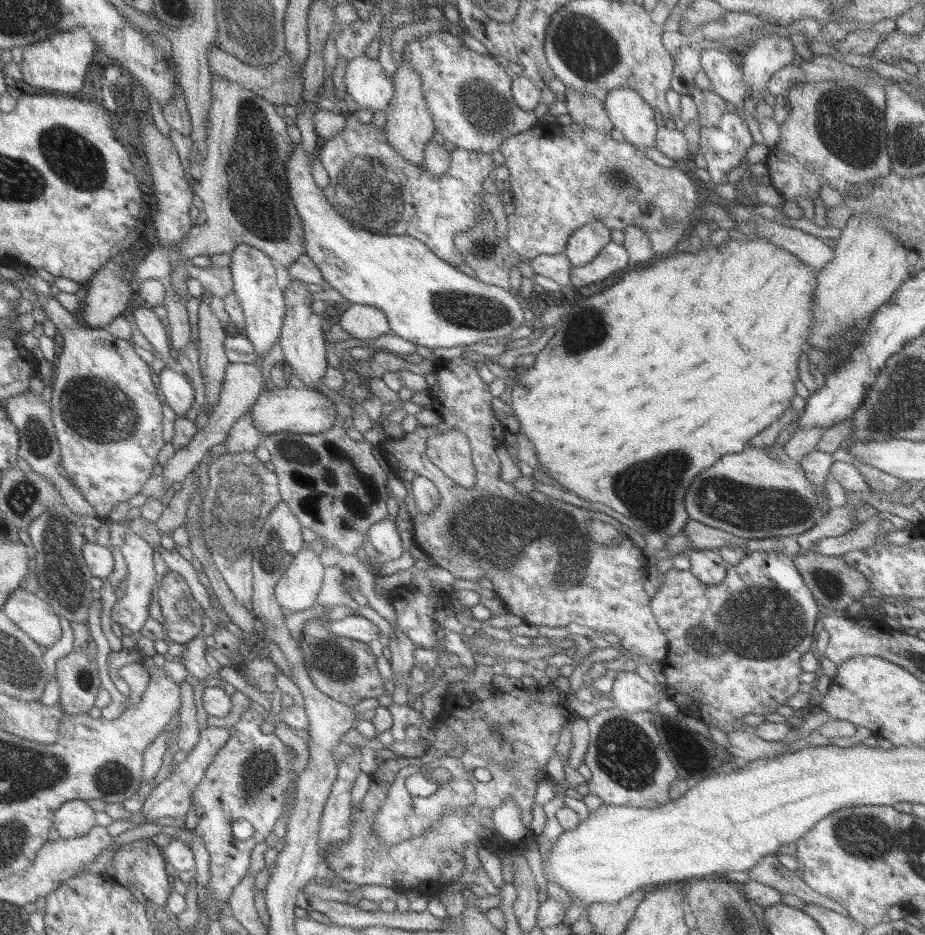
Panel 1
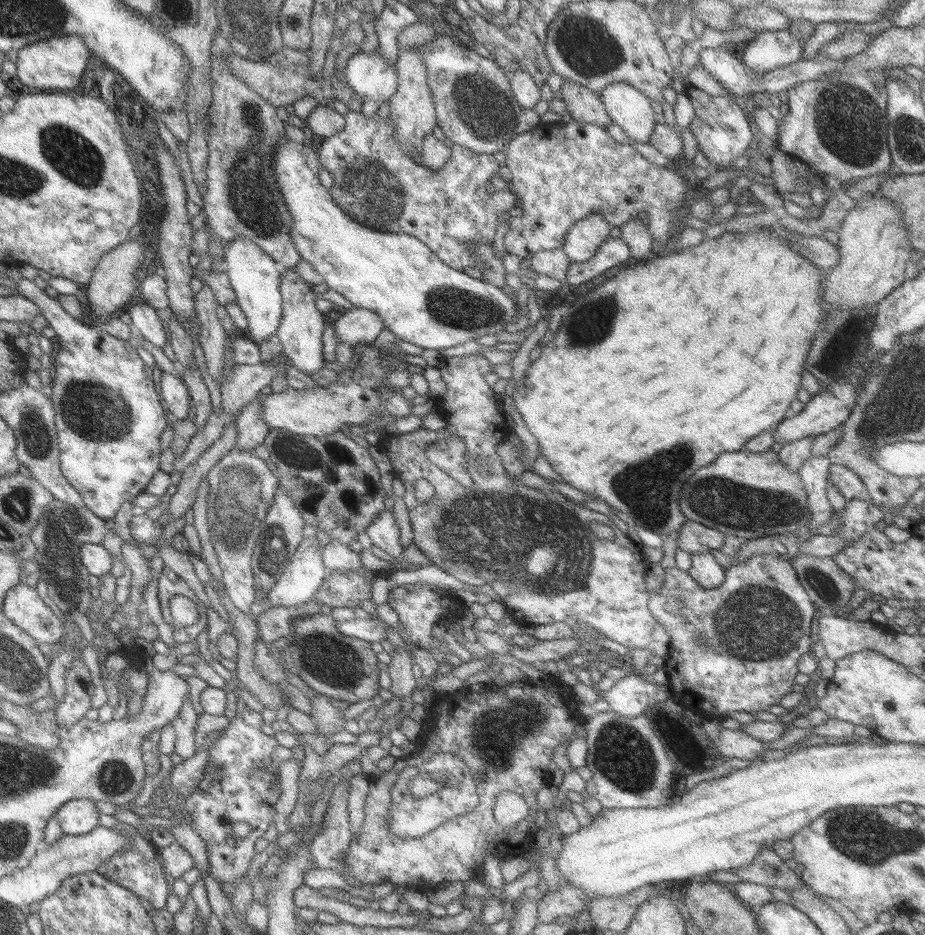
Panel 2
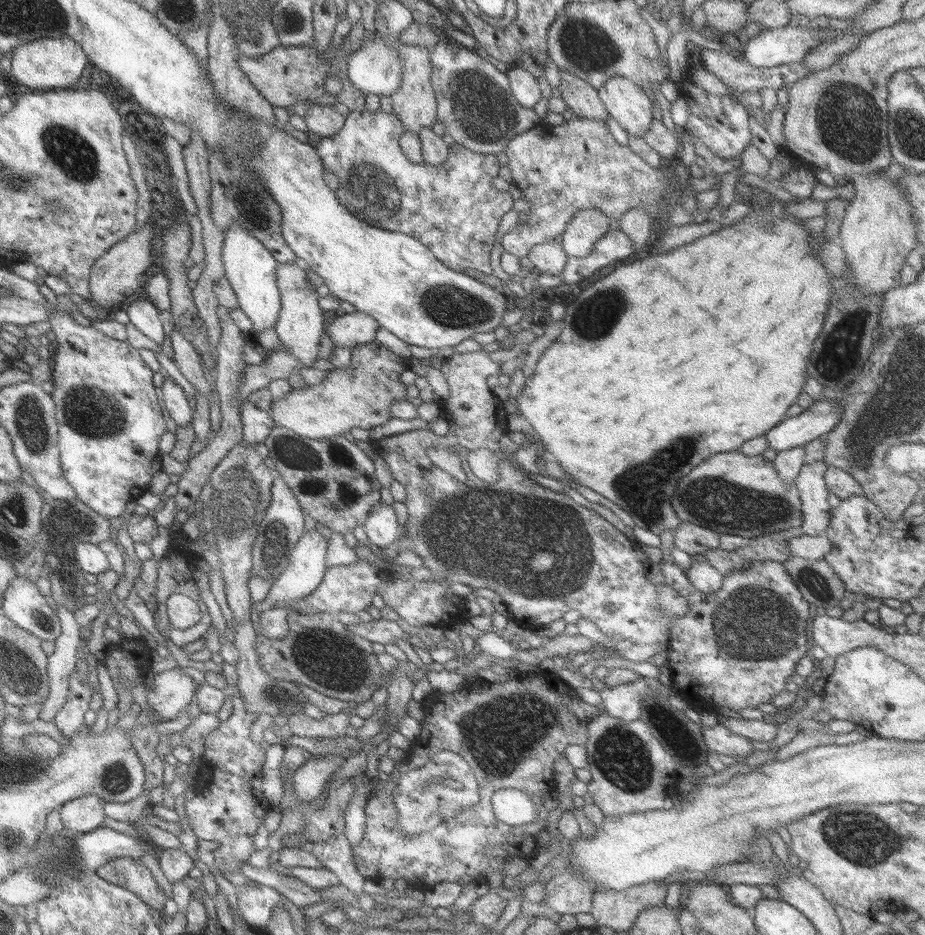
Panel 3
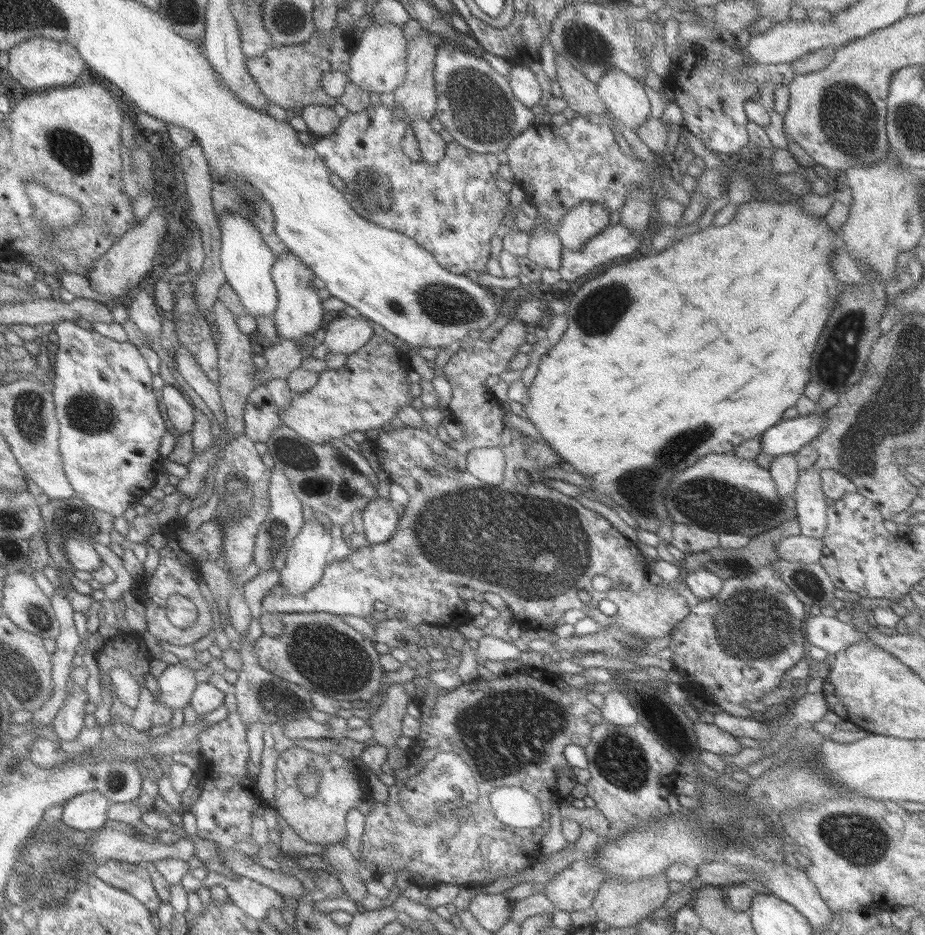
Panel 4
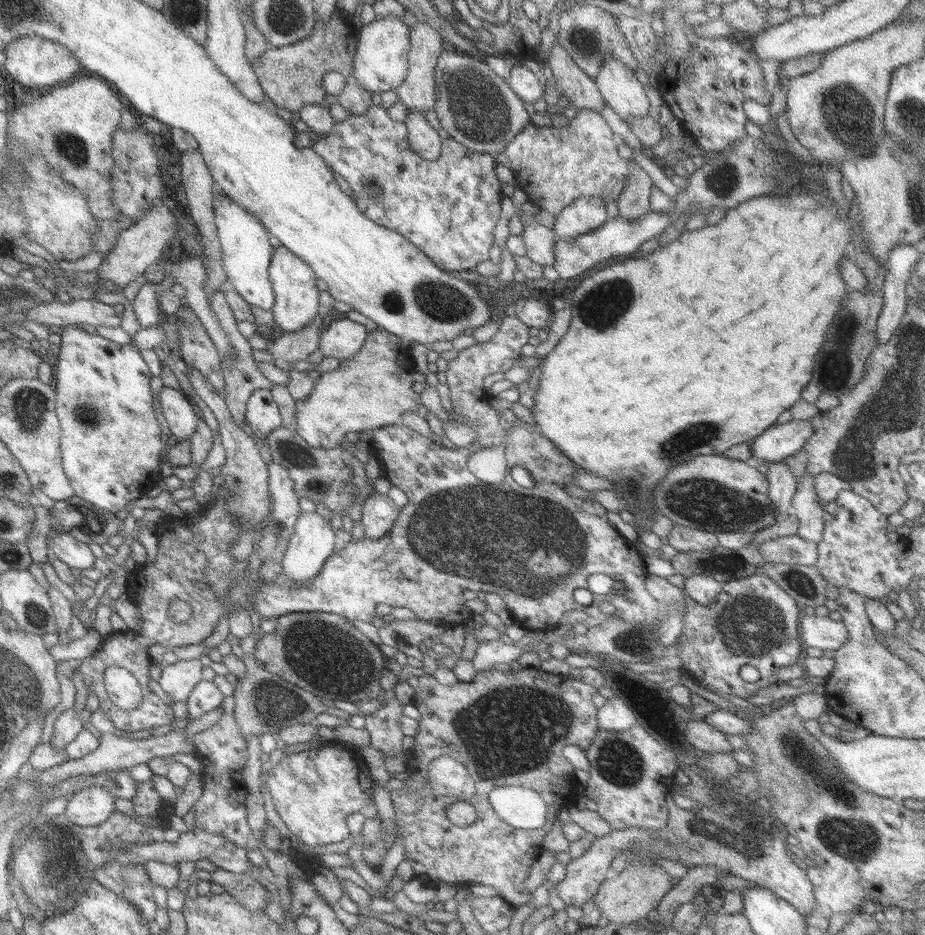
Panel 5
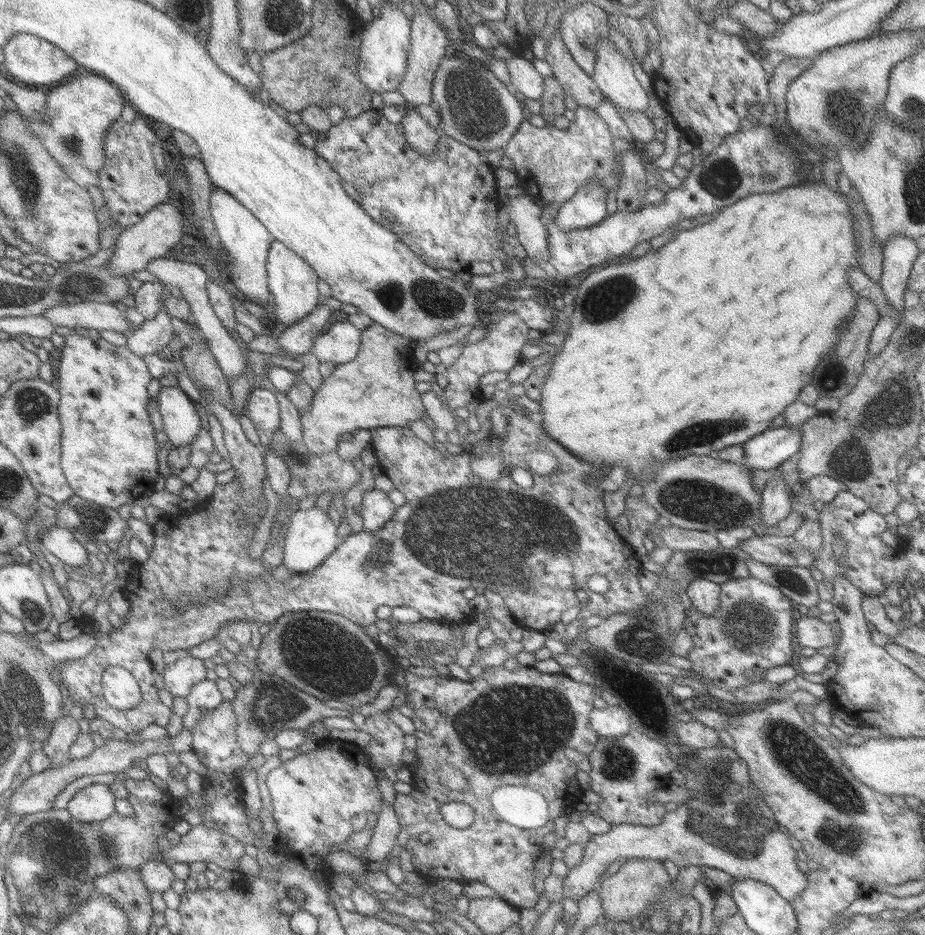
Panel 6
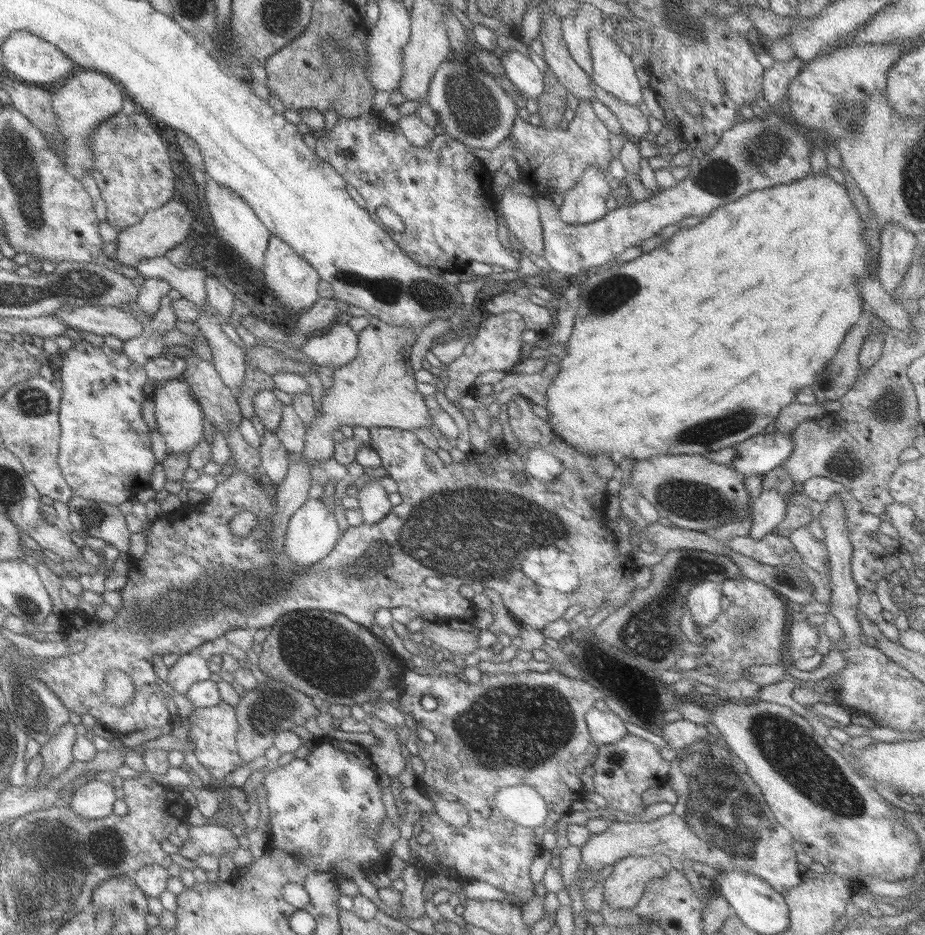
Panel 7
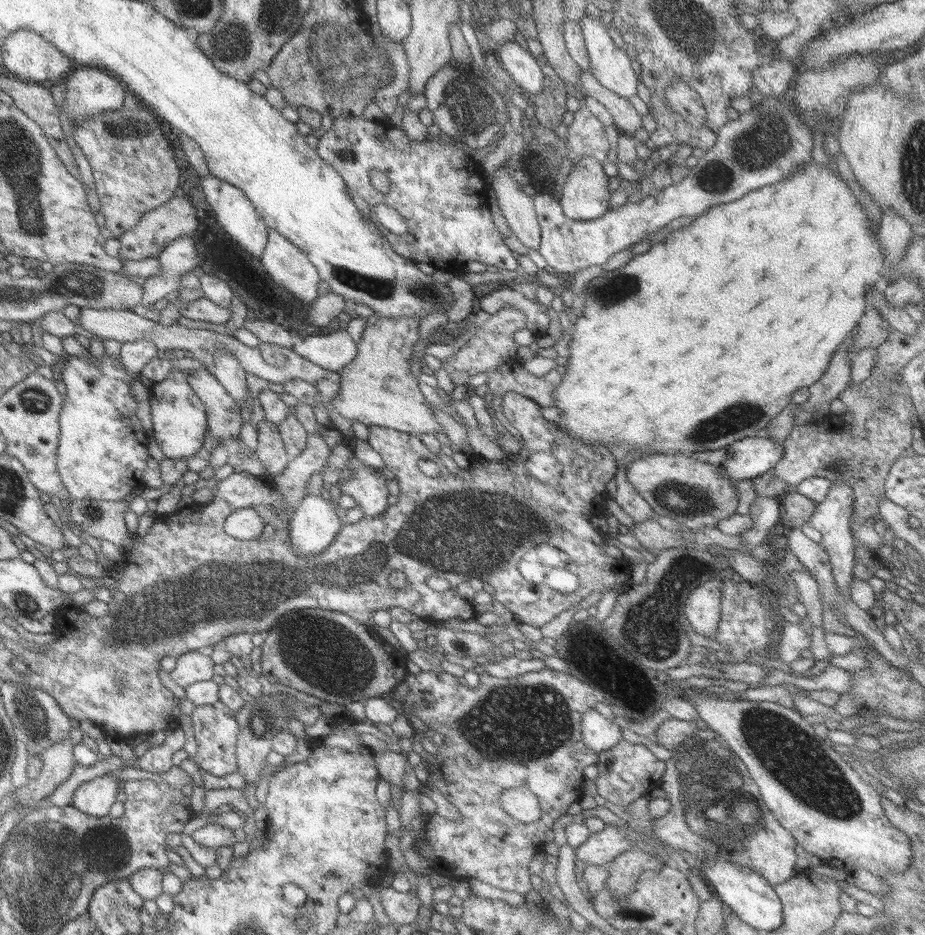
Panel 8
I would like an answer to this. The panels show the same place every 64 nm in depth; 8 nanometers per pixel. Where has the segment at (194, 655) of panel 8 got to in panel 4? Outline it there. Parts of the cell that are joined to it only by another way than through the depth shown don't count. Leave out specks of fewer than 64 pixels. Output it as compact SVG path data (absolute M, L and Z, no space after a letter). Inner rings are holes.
M180 662L168 665L157 678L160 691L153 694L155 700L165 704L172 711L187 707L198 684L195 677L196 667L197 664L186 666Z

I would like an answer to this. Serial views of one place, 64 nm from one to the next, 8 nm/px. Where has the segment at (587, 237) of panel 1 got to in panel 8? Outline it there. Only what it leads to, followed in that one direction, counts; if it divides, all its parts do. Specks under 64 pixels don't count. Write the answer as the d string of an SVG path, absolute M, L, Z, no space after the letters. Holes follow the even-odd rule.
M583 156L573 166L562 186L559 200L566 218L586 222L609 211L609 177L602 166L589 156Z

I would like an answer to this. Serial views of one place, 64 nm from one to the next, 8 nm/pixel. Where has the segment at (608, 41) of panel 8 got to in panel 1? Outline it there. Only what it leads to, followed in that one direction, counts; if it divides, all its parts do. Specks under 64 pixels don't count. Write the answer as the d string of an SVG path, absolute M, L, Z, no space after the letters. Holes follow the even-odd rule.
M615 88L608 92L603 105L613 128L622 132L622 136L628 144L641 150L655 147L657 130L659 129L654 119L656 114L654 109L640 98L639 94L629 88Z

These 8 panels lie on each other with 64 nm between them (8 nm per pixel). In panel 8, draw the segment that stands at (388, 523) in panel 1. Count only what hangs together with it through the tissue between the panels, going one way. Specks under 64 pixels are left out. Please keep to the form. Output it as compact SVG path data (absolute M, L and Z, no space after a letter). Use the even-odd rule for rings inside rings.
M355 456L346 467L352 468L356 475L350 481L342 483L342 494L352 496L366 518L380 516L389 507L386 477L376 471L376 468L361 463Z

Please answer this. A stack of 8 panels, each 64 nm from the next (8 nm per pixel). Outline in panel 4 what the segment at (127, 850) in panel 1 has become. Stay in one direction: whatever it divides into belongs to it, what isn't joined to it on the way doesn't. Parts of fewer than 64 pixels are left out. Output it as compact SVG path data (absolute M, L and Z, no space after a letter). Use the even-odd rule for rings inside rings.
M108 860L104 864L95 866L92 872L104 884L110 884L110 886L134 896L136 900L142 902L148 908L151 915L157 912L157 909L163 904L156 890L154 890L145 863L135 865Z

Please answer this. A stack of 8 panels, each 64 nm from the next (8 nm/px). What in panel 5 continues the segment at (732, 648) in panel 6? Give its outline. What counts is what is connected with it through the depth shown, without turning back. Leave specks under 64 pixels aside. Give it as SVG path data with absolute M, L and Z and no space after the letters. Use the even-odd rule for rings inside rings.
M754 573L752 576L739 577L725 582L721 593L717 596L717 602L713 602L710 608L702 608L684 590L683 596L685 600L684 625L676 640L680 642L676 655L690 674L693 673L697 680L702 680L714 692L719 692L718 696L747 698L760 688L778 683L777 670L779 668L786 668L801 661L805 648L799 635L799 620L804 614L803 610L800 609L801 605L796 602L796 599L781 589L780 585L772 579ZM742 666L757 668L760 679L755 682L744 681L738 673Z

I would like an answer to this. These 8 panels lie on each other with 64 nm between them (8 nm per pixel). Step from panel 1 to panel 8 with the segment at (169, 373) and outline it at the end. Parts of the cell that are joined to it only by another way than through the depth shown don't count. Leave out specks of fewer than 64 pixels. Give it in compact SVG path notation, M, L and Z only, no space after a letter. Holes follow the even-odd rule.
M174 371L157 383L149 385L152 414L152 430L165 458L190 458L202 448L204 434L208 429L208 417L202 401L187 381L182 371Z

